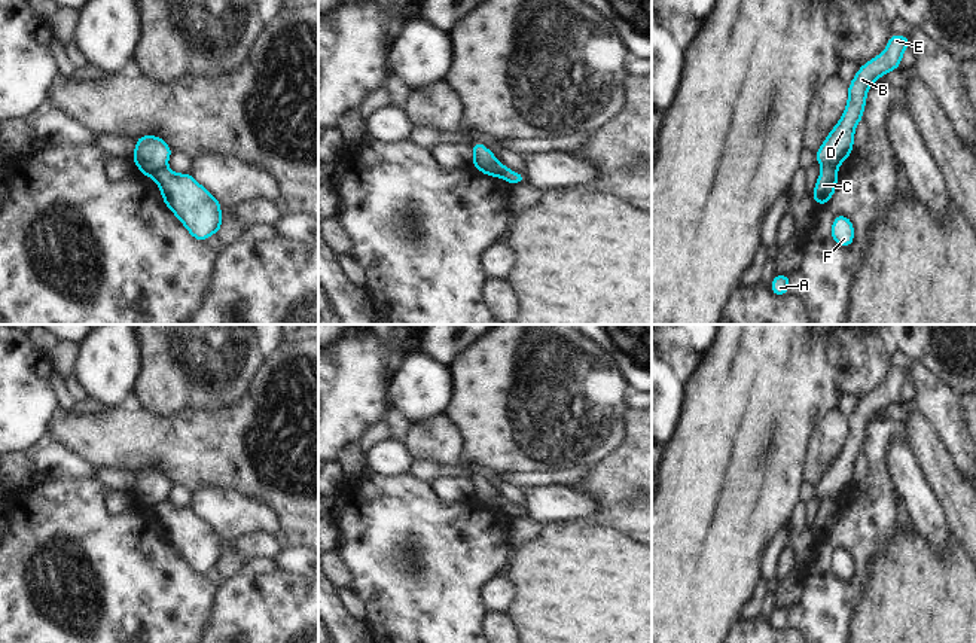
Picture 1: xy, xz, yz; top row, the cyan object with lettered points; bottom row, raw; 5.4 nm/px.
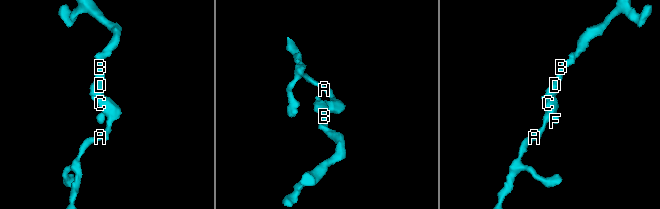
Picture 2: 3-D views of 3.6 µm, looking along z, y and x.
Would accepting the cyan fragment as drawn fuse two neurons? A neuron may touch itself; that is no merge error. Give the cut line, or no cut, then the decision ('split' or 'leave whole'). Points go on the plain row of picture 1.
cut in xy along (165, 499), (151, 509); split

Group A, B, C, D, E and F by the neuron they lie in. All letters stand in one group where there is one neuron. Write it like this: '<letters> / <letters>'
A C F / B D E

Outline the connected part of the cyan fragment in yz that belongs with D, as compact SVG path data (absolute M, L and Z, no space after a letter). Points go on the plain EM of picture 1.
M891 368L885 384L860 399L848 420L848 438L841 454L815 484L815 496L823 500L838 502L850 488L854 478L854 463L863 452L866 429L872 415L902 399L902 387L912 378L911 371Z

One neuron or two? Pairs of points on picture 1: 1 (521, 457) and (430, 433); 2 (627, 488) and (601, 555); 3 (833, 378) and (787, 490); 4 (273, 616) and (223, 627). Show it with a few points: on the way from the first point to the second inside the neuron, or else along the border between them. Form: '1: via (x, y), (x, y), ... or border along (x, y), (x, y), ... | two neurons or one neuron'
1: border along (444, 413), (457, 429), (464, 453) | two neurons
2: border along (585, 518), (616, 529), (636, 542) | two neurons
3: via (805, 407), (787, 424), (787, 462) | one neuron
4: via (261, 627), (235, 627) | one neuron

